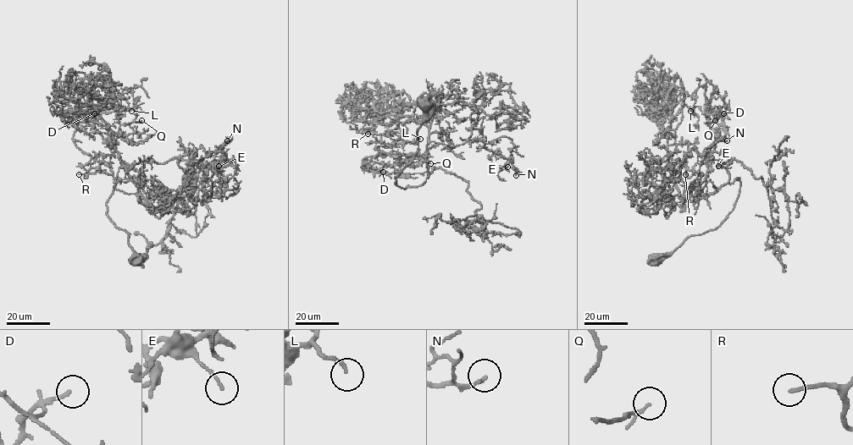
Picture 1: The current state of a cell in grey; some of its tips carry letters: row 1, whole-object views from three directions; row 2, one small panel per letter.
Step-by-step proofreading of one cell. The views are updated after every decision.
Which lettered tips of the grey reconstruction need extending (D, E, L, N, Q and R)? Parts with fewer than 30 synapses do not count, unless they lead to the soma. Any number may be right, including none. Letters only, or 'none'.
D, Q, R

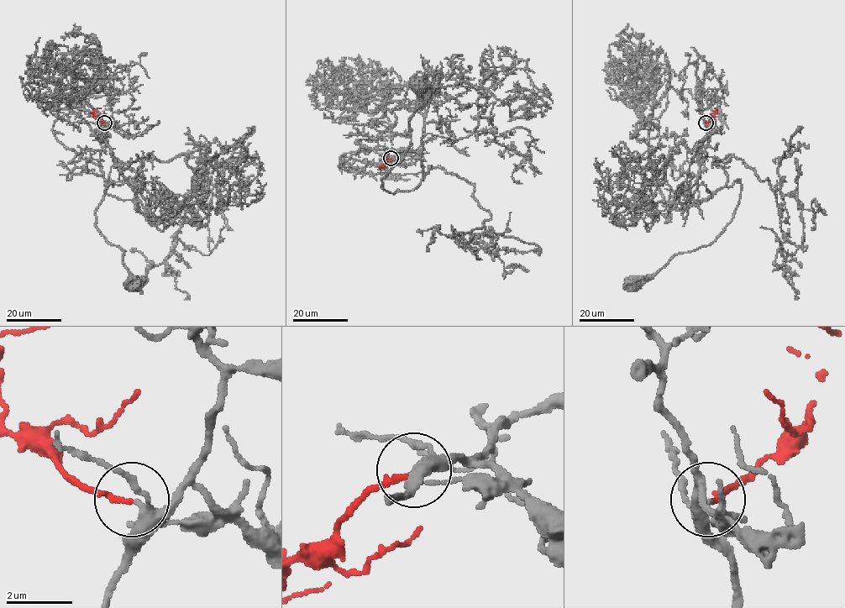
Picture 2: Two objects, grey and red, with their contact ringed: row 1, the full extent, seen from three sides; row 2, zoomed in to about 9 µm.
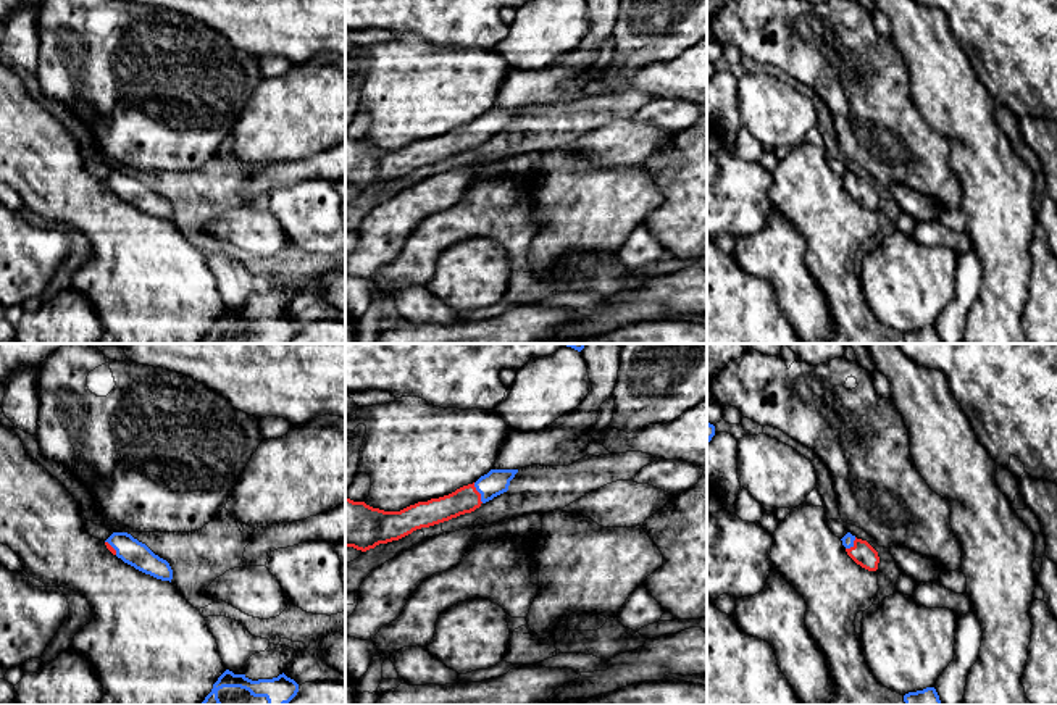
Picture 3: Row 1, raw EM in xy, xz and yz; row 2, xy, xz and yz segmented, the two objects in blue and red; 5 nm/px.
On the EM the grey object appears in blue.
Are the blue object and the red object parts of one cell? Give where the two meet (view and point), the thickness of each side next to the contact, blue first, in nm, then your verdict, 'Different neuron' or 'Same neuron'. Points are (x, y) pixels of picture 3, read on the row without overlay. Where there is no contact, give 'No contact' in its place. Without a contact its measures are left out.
Touches blue at xz (478, 129). Thickness 120 nm (blue) against 140 nm. Same neuron

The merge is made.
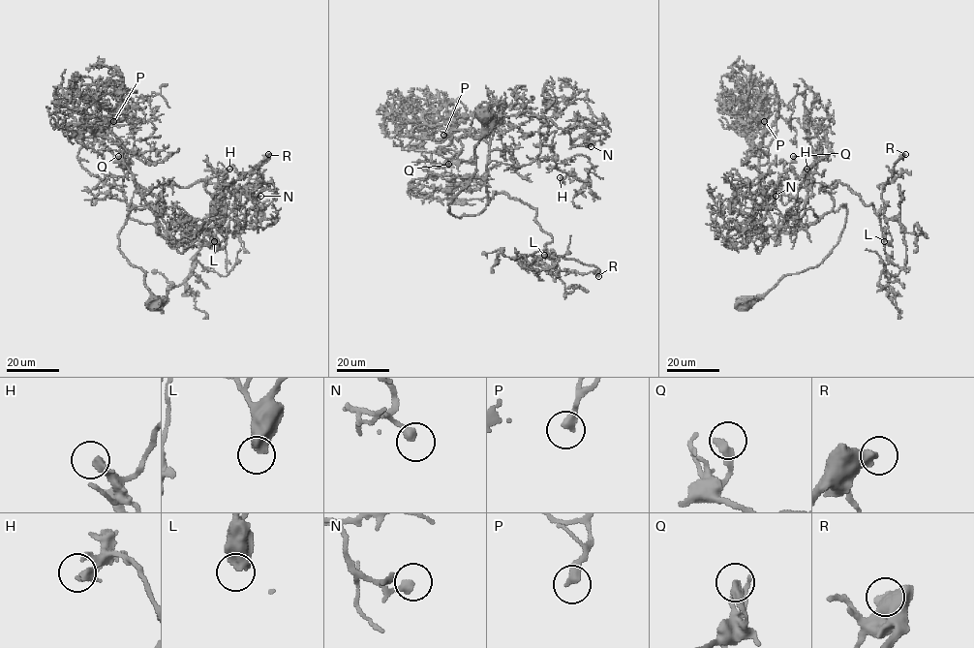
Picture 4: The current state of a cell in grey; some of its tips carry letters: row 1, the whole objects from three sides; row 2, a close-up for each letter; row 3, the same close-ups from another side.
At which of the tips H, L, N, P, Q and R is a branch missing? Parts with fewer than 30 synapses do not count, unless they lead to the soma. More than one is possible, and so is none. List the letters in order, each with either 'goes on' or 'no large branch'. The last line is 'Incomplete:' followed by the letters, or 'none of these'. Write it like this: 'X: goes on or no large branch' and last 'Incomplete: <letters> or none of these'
H: no large branch
L: no large branch
N: no large branch
P: no large branch
Q: no large branch
R: goes on
Incomplete: R

